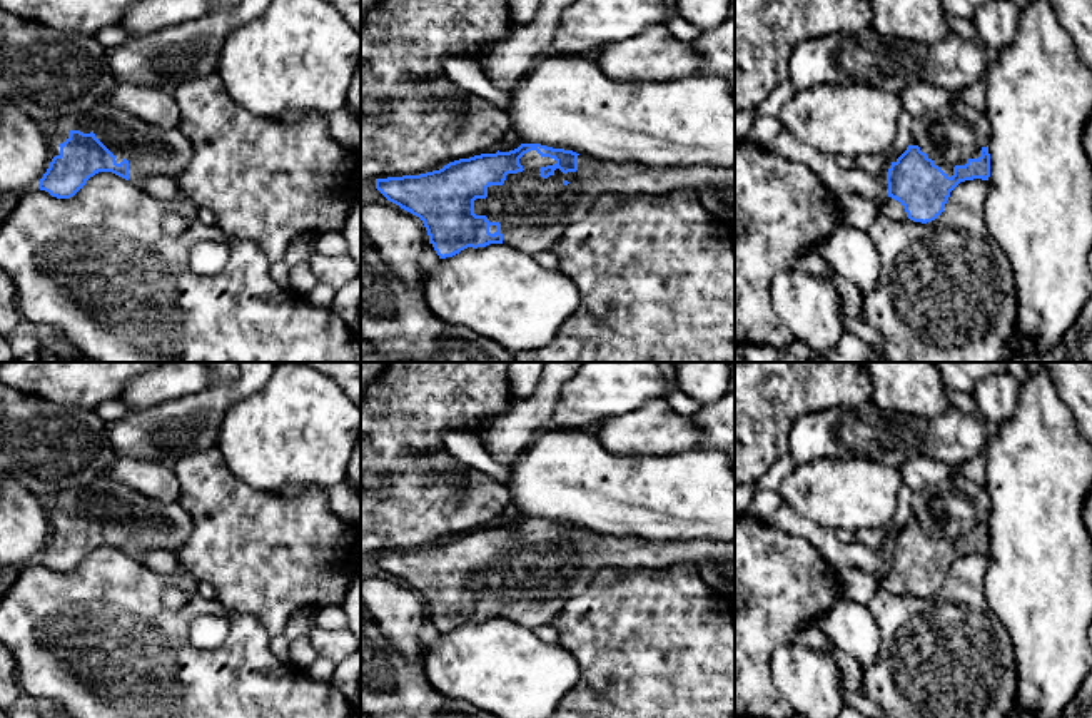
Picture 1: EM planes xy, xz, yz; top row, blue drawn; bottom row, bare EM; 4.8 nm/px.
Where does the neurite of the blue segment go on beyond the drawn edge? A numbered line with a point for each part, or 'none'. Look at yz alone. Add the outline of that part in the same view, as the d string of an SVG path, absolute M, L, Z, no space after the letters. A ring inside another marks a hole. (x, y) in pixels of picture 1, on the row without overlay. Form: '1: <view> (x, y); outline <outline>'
1: yz (952, 510); outline M957 471L942 484L913 493L912 518L918 519L948 551L955 539L965 539L968 533L978 533L988 519L988 493L963 479Z

